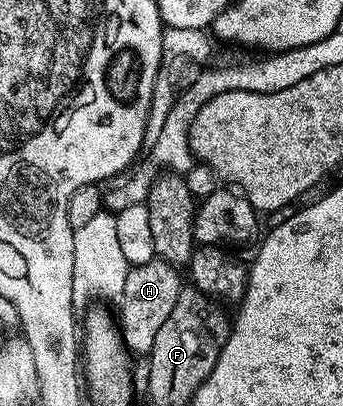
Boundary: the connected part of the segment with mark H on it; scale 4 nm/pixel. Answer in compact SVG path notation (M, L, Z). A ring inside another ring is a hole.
M154 258L146 264L130 267L127 282L123 282L123 294L116 301L116 319L119 321L119 340L130 353L148 354L153 349L155 334L159 334L163 322L175 310L175 302L183 287L178 269L165 260ZM121 319L121 320L120 320ZM129 348L130 349L129 349Z

